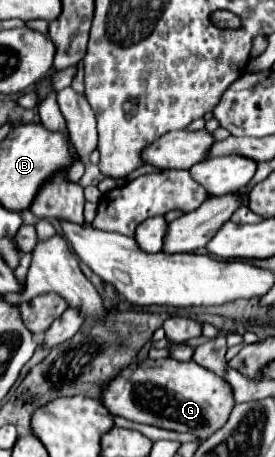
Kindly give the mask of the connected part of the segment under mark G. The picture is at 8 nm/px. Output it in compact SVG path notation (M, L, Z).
M145 359L125 367L115 379L107 381L103 387L101 403L113 413L125 419L155 425L161 429L171 429L179 433L193 433L201 439L213 435L229 419L233 401L231 385L217 377L215 373L199 367L193 361L181 363L175 359Z

